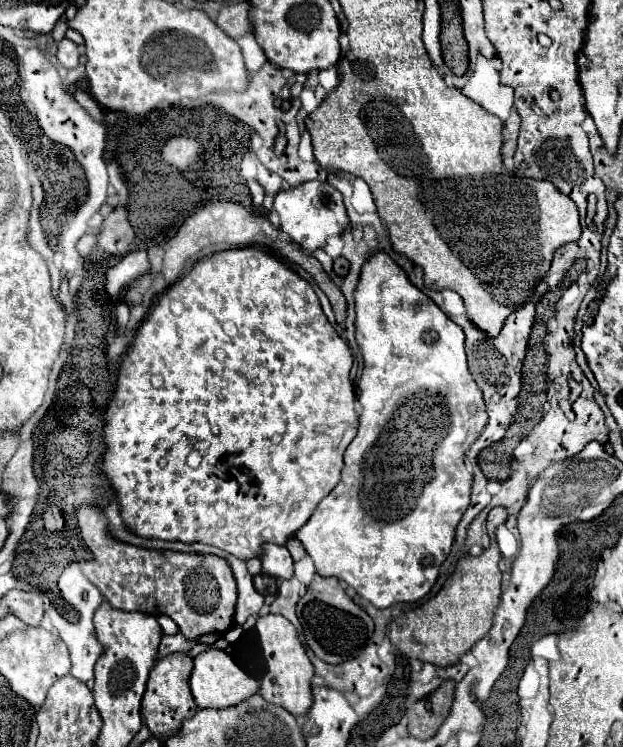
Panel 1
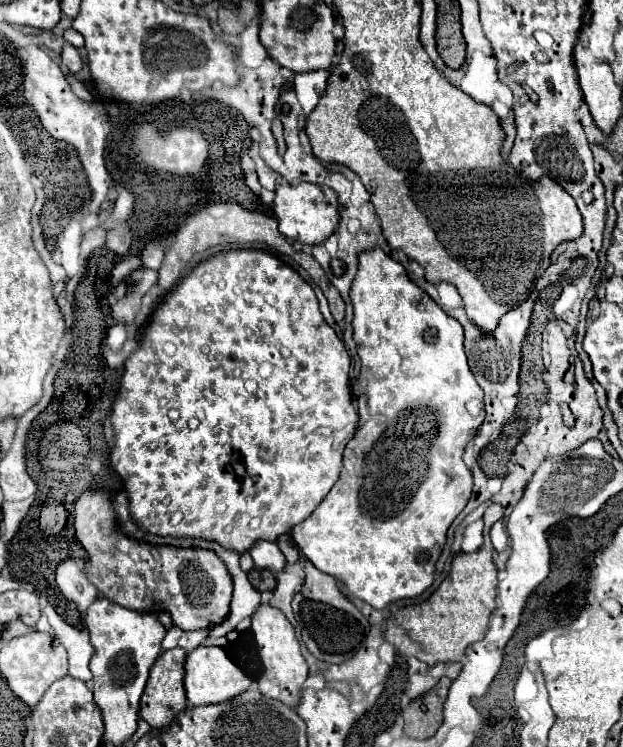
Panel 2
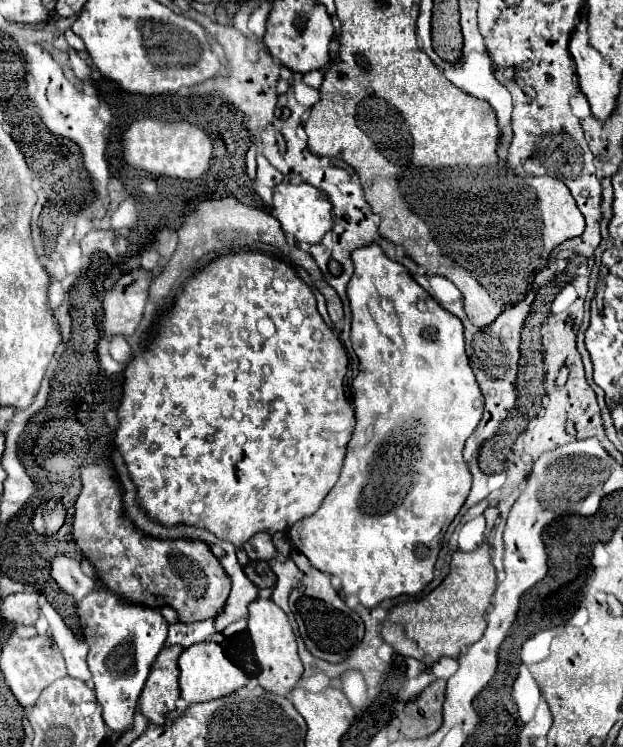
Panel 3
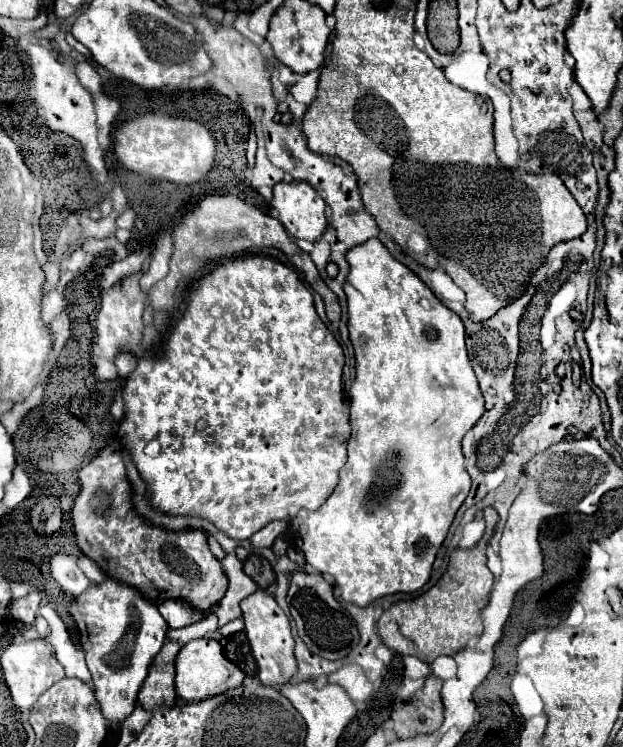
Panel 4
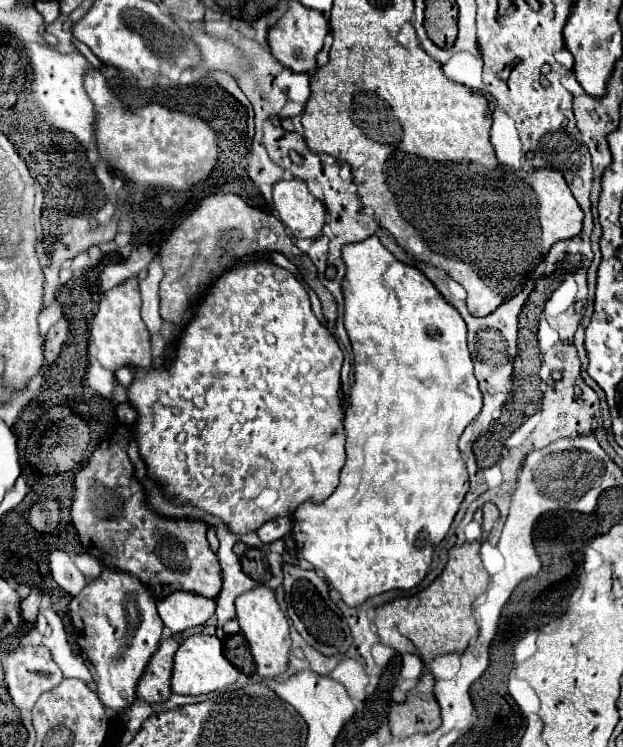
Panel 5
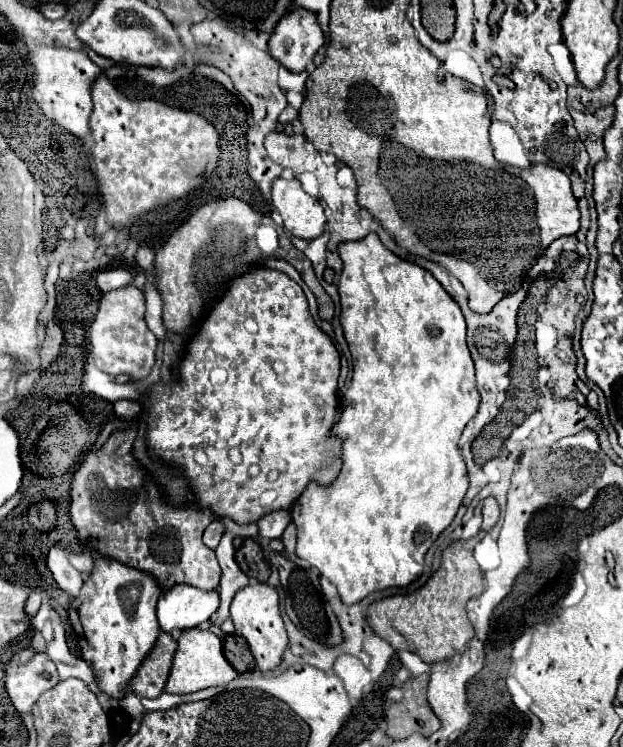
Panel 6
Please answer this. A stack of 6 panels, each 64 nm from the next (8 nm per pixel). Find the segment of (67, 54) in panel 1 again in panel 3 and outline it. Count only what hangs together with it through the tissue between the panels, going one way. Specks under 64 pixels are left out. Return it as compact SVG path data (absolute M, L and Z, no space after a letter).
M68 48L68 58L70 58L70 68L74 70L74 74L80 78L80 80L88 80L90 78L90 68L88 64L78 56L78 52L74 48Z

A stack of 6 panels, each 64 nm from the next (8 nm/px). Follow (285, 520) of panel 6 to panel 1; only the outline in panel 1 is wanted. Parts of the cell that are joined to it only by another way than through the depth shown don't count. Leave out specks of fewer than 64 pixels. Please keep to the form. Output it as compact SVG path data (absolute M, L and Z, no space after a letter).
M268 544L266 554L260 560L264 566L264 574L268 574L268 576L274 576L280 580L288 580L294 576L294 560L292 560L288 548L284 548L284 546Z

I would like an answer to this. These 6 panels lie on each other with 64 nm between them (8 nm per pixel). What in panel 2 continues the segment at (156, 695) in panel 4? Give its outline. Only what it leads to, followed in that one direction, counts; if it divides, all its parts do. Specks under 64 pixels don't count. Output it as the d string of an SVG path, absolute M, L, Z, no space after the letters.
M174 648L168 652L162 652L160 658L156 660L156 664L150 670L150 678L146 682L146 690L142 694L140 700L140 716L150 724L150 728L158 730L158 728L166 728L174 722L174 718L186 710L186 690L182 688L182 676L184 676L184 668L182 664L186 662L186 652L182 648Z

